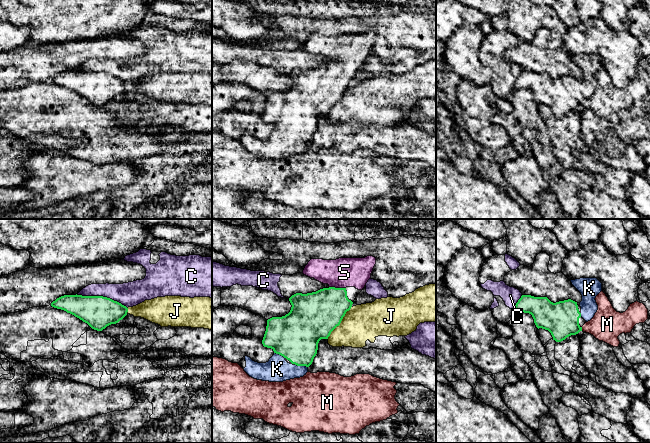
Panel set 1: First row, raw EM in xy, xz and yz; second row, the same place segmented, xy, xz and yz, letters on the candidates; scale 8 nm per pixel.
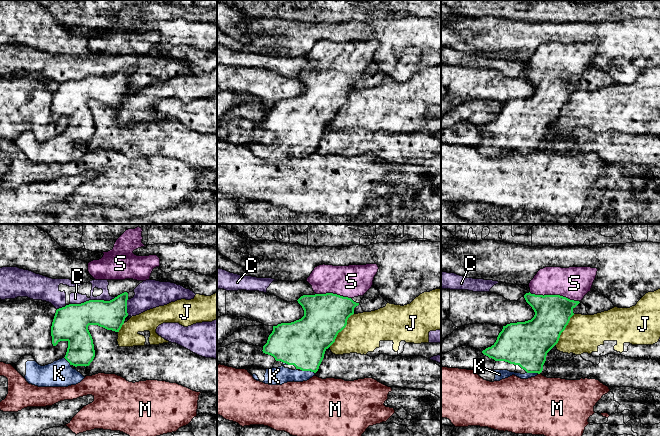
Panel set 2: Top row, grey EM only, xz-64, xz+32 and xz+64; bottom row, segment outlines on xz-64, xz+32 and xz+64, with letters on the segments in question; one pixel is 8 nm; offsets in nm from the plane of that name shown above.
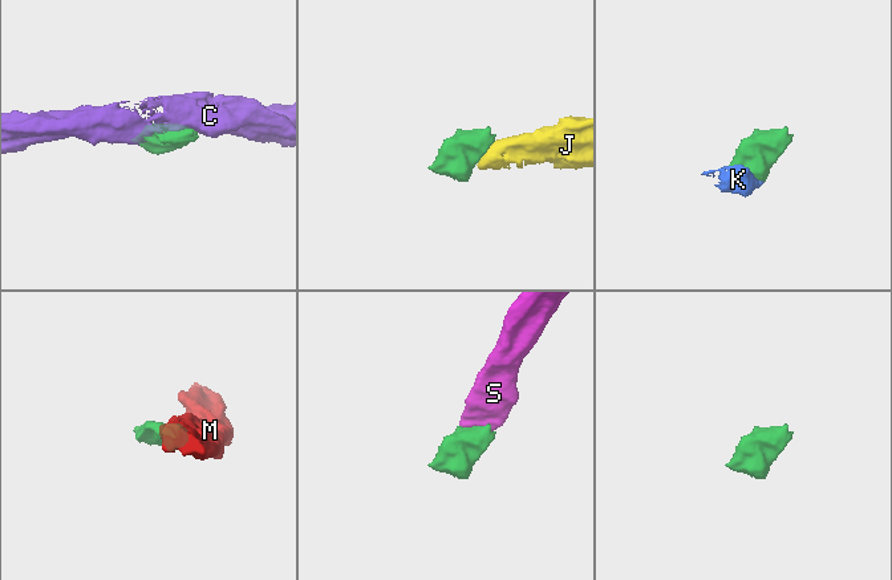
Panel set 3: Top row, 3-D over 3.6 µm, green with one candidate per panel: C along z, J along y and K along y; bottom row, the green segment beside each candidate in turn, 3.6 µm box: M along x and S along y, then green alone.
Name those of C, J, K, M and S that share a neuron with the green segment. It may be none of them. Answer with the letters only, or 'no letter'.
K, S

